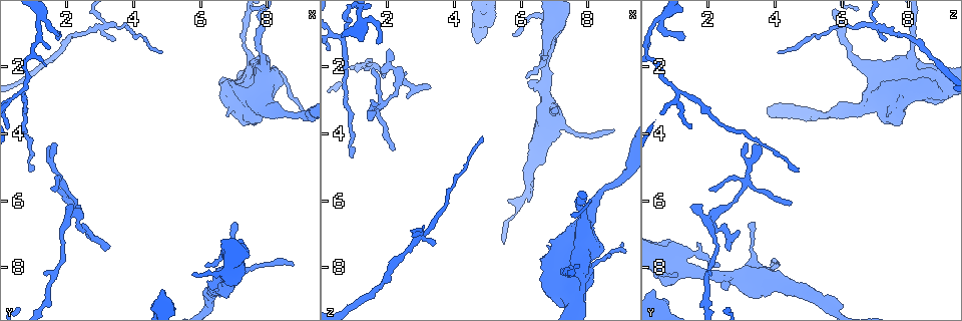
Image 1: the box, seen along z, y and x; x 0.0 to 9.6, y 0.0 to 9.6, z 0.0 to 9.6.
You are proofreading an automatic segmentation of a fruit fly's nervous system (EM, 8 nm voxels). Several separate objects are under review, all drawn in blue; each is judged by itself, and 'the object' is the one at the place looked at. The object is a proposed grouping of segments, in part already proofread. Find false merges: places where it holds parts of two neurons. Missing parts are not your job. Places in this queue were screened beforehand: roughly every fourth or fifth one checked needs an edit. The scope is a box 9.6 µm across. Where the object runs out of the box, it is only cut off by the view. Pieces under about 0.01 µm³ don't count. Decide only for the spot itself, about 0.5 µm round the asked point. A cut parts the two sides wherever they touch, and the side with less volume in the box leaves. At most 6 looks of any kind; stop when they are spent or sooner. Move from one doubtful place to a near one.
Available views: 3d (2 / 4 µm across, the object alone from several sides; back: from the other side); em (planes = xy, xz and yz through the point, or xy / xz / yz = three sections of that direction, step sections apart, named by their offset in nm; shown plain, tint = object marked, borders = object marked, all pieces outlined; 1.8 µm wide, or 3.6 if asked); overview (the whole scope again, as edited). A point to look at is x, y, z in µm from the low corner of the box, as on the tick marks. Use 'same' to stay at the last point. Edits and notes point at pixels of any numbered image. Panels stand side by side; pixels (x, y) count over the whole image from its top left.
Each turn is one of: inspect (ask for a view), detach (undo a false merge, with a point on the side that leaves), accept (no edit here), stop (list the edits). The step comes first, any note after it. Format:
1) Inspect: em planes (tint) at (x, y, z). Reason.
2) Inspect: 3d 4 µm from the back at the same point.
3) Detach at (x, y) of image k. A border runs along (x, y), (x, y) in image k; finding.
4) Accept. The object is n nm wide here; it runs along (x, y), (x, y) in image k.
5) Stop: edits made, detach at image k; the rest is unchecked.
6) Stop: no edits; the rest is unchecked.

Inspect: em planes (tint) at (3.05, 0.90, 7.10). Branch point.

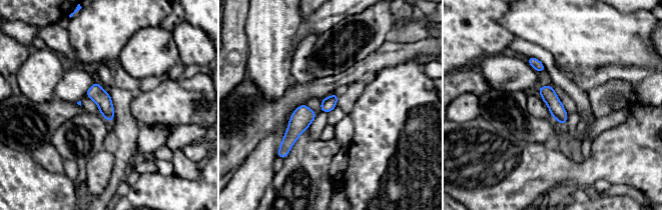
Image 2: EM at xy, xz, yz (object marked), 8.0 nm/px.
Accept. All the same neuron.

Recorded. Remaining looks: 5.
Inspect: em planes (tint) at (1.85, 5.40, 3.15). A fork.

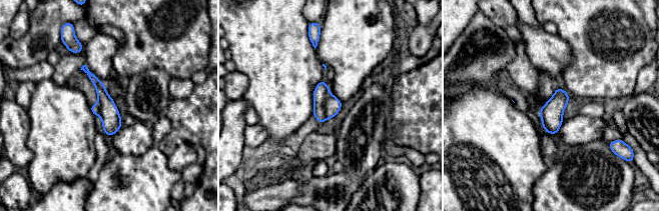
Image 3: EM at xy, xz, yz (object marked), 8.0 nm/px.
Detach at (321, 90) of image 3. Two neurons meet here.

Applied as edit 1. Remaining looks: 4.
Inspect: em 3.6 µm yz step 8 (tint) at (7.75, 2.40, 8.30). Sudden change in width.

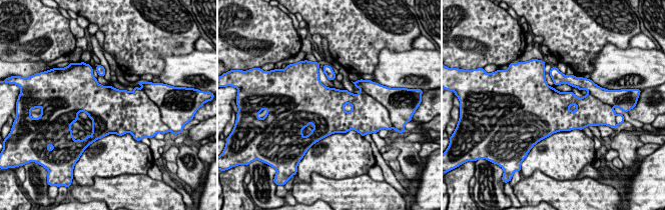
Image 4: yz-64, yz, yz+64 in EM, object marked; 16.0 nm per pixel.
Inspect: em 3.6 µm planes (tint) at the same point. Another direction.

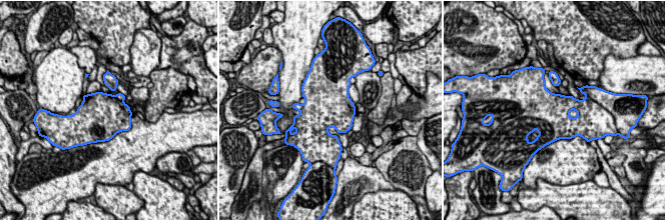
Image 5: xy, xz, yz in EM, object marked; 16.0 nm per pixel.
Detach at (119, 96) of image 5. The object is 750 nm wide here; a border runs along (114, 96), (122, 102) in image 5; a second neuron is stuck on.

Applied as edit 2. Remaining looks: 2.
Stop: edits made, detach at image 3, detach at image 5; the rest is unchecked.

